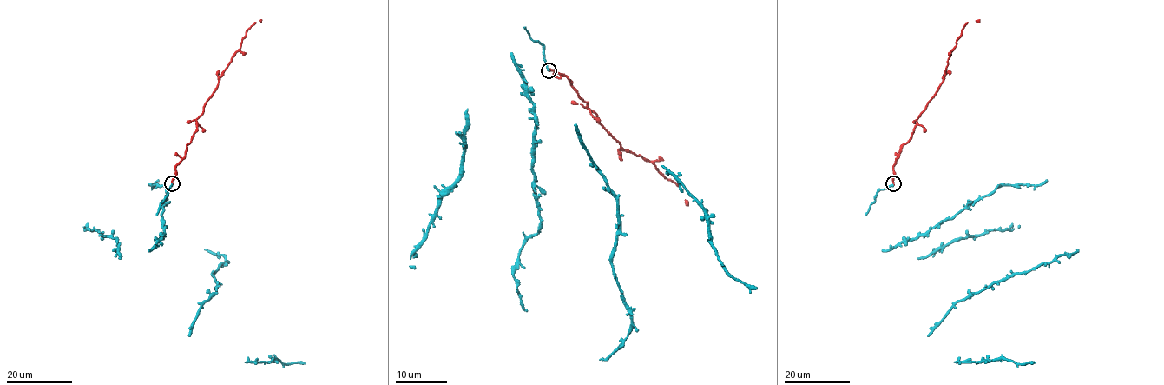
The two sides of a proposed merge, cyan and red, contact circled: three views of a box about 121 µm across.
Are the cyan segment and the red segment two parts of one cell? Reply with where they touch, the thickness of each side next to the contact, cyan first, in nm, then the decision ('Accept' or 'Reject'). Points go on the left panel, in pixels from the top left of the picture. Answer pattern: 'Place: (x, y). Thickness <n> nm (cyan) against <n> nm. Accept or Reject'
Place: (172, 183). Thickness 300 nm (cyan) against 220 nm. Accept

